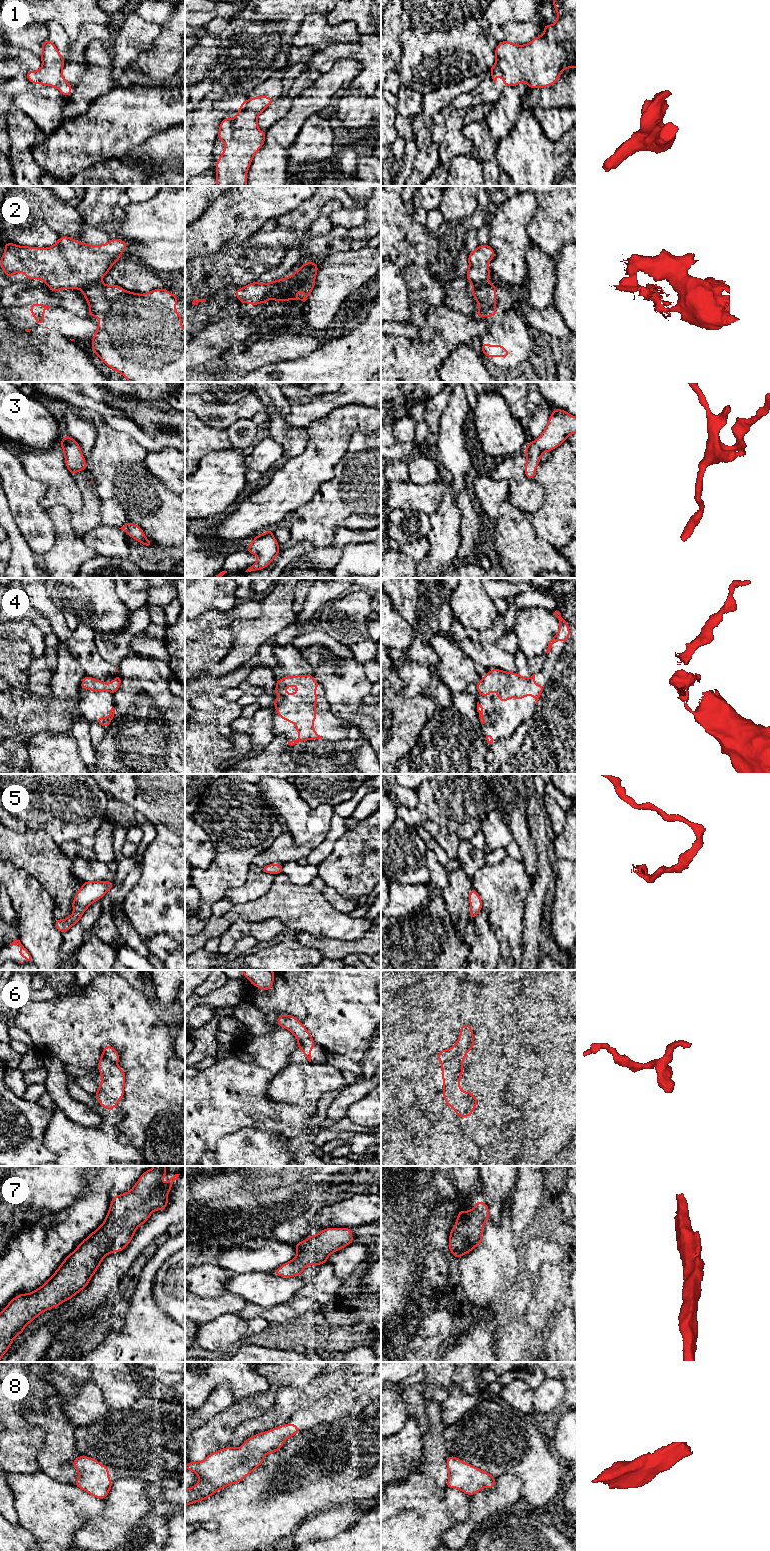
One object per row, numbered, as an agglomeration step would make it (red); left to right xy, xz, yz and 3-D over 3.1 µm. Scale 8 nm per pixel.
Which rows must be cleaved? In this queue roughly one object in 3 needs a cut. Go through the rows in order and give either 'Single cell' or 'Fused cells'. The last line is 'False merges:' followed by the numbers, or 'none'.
1: Single cell
2: Fused cells
3: Single cell
4: Single cell
5: Single cell
6: Single cell
7: Single cell
8: Single cell
False merges: 2

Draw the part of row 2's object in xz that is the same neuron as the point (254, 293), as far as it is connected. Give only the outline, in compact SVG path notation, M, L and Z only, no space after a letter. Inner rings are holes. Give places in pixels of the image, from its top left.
M284 277L269 283L258 283L256 281L241 287L233 294L239 298L242 304L250 303L255 306L268 302L273 295L283 290L288 284L288 279L289 277Z

